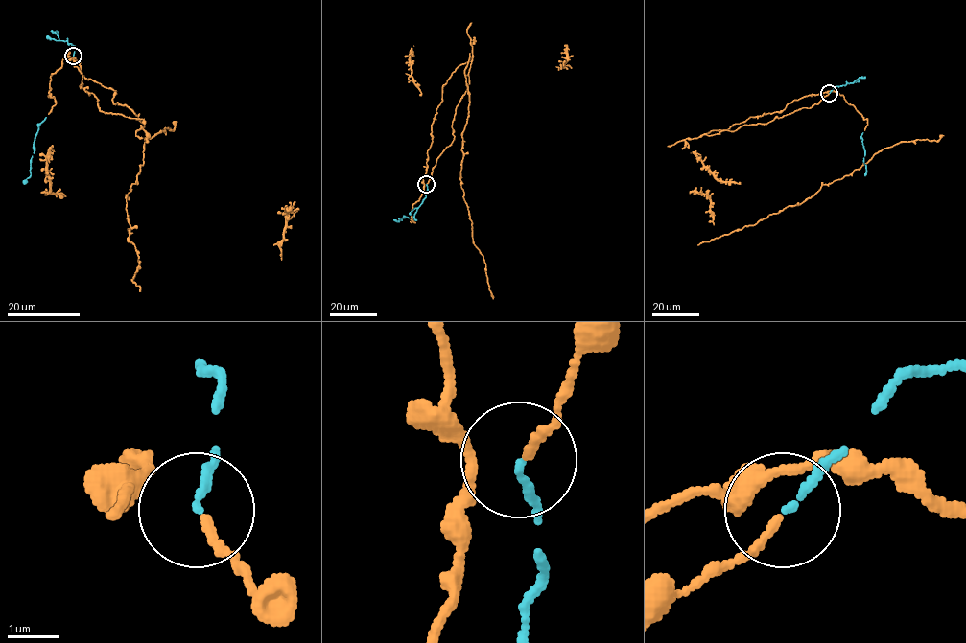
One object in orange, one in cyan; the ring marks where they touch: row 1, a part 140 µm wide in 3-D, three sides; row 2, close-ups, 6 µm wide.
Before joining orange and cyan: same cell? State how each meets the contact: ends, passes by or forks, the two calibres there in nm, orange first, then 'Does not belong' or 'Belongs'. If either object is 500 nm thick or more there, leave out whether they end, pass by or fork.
At the ring orange passes by. At the ring cyan ends. Thickness 100 nm (orange) against 130 nm. Belongs

